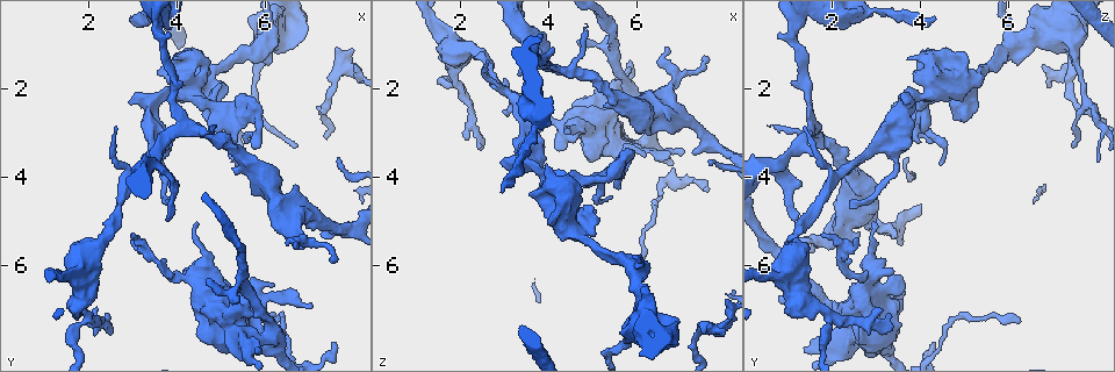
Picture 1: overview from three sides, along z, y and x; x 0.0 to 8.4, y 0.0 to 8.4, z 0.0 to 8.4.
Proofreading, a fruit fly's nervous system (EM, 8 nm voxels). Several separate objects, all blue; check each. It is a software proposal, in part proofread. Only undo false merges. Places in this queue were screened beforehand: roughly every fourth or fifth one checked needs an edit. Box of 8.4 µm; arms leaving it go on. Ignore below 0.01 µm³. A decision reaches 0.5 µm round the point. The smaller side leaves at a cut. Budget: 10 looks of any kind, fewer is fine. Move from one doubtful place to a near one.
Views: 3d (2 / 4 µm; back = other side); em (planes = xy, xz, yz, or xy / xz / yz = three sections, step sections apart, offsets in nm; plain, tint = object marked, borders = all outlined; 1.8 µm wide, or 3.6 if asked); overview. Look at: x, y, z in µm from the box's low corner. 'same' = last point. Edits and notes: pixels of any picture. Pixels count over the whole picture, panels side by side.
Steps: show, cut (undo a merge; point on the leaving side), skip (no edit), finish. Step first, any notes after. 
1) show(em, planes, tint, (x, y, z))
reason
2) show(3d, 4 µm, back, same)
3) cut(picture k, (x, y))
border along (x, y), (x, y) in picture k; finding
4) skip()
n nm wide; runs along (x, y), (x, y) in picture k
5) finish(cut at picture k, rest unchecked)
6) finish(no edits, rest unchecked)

show(em, yz, step 4, tint, (6.15, 0.75, 7.10))
thick turns thin

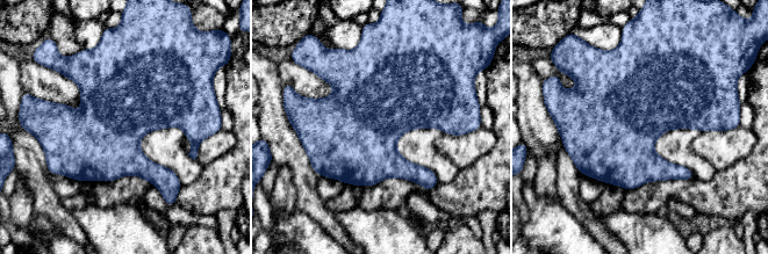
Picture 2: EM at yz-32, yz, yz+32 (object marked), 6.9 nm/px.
skip()
all the same cell

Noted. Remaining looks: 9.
show(3d, 4 µm, (5.85, 2.70, 3.50))

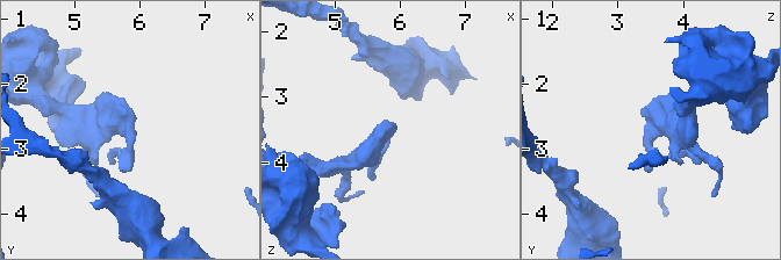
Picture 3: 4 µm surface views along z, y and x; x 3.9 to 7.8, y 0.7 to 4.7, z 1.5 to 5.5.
show(em, yz, step 16, tint, (5.85, 2.70, 3.50))

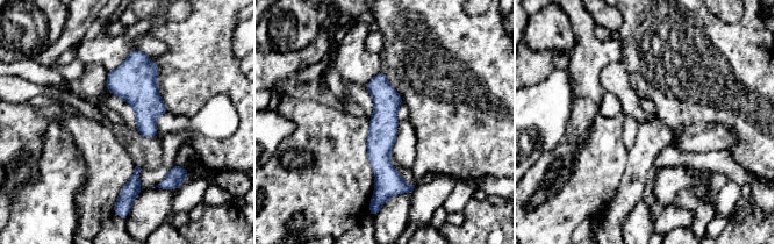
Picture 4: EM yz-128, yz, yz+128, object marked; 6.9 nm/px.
show(em, planes, tint, same)
another direction

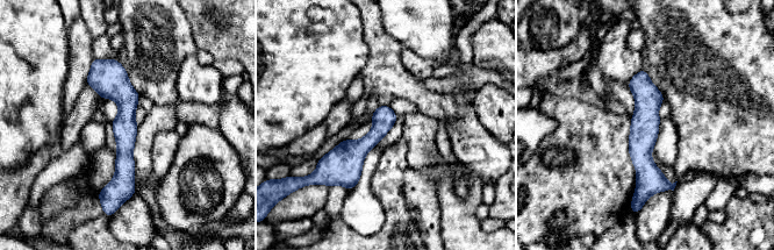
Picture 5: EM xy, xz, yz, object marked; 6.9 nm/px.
skip()
runs along (95, 62), (124, 95), (120, 191) in picture 5; one cell here

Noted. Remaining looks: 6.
show(3d, 2 µm, (3.50, 3.60, 0.95))
thick turns thin

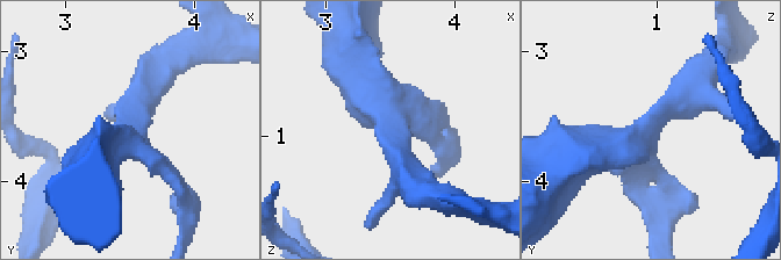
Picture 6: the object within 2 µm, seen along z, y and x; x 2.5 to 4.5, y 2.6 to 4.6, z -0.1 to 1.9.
show(em, planes, plain, (3.54, 3.62, 0.92))
3 arms

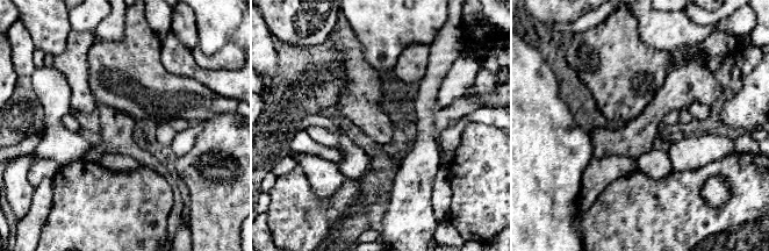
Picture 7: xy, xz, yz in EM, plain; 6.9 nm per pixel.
show(em, planes, tint, same)

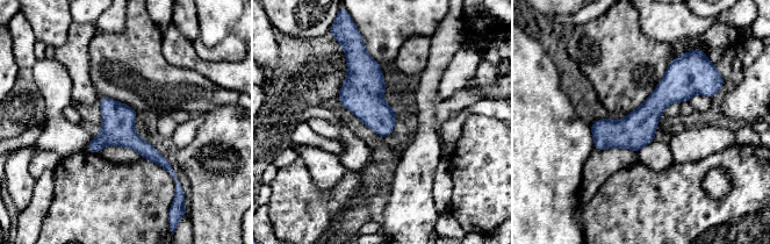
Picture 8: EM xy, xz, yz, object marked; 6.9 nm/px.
skip()
runs along (678, 62), (678, 80), (597, 146) in picture 8; continuous, no second cell

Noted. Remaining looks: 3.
show(em, planes, tint, (3.55, 0.55, 1.25))
two arms in line, one across

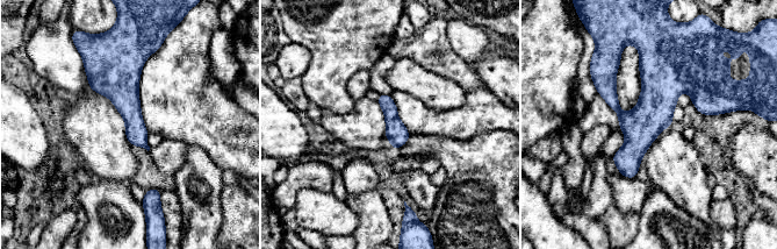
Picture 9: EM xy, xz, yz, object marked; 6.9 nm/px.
skip()
runs along (645, 57), (650, 116), (630, 175) in picture 9; continuous, no second cell

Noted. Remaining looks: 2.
finish(no edits, rest unchecked)

